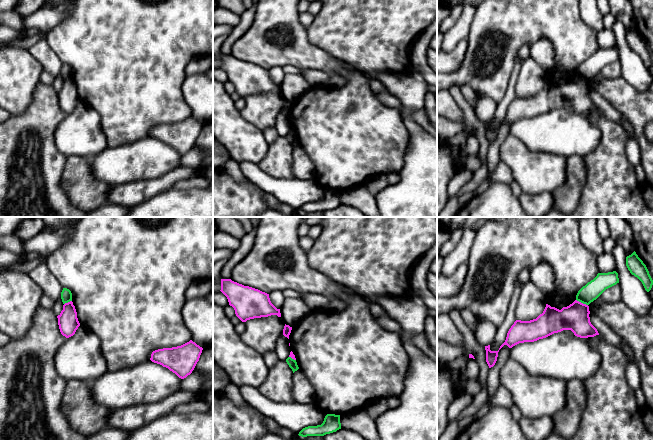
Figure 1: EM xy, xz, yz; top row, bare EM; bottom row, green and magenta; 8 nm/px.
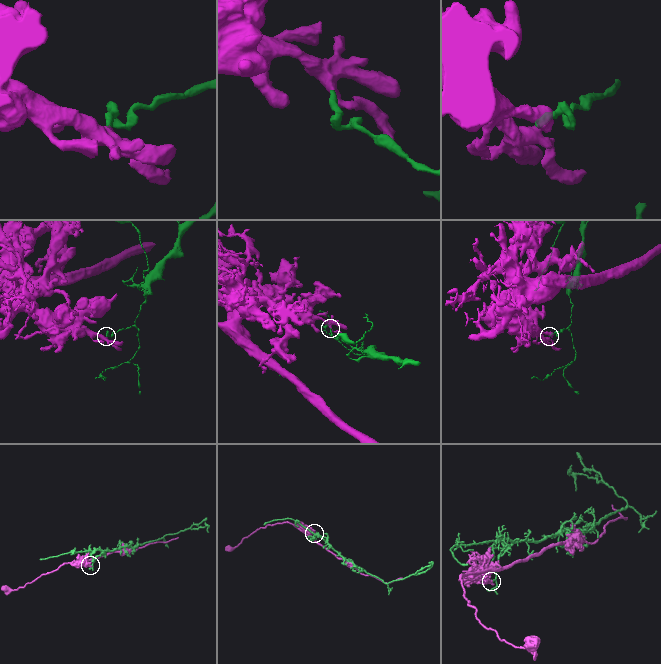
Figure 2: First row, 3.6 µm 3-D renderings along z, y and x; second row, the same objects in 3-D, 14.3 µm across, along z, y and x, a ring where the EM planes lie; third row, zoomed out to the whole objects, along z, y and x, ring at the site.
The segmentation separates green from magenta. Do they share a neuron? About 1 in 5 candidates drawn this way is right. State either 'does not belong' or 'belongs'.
does not belong

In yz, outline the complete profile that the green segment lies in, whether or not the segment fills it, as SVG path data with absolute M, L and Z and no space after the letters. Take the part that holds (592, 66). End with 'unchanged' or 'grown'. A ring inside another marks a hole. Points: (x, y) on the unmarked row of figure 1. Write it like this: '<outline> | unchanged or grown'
M616 47L608 49L598 49L597 52L583 62L576 71L576 76L589 81L596 76L606 65L619 59Z | unchanged

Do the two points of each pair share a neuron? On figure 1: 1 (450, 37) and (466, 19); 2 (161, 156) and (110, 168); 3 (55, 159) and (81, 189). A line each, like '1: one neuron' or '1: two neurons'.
1: one neuron
2: one neuron
3: two neurons

